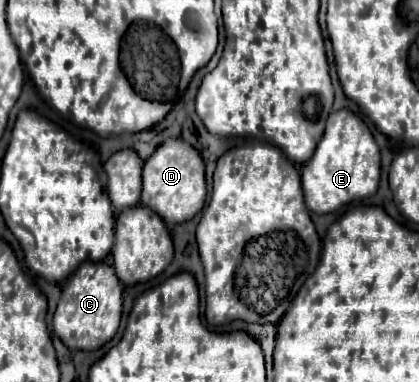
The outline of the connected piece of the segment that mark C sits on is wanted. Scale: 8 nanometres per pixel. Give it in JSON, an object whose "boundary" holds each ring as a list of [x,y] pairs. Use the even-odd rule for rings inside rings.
{"boundary":[[[82,263],[76,273],[66,281],[58,309],[52,319],[54,333],[68,349],[94,351],[108,343],[120,325],[122,317],[122,287],[108,263]]]}

